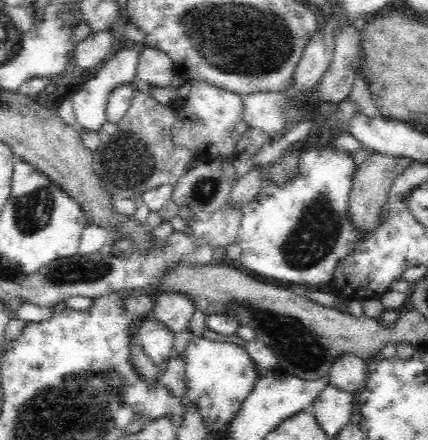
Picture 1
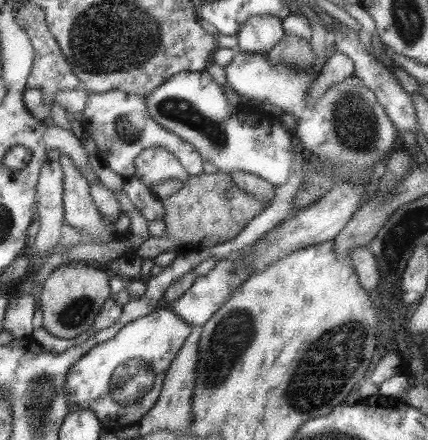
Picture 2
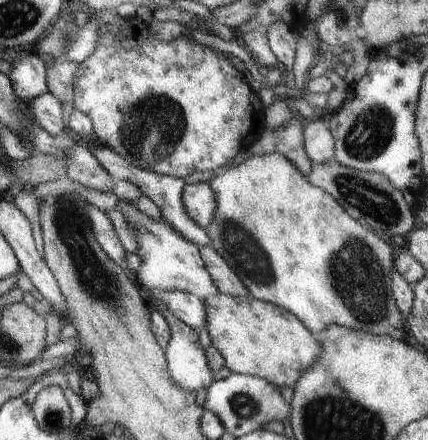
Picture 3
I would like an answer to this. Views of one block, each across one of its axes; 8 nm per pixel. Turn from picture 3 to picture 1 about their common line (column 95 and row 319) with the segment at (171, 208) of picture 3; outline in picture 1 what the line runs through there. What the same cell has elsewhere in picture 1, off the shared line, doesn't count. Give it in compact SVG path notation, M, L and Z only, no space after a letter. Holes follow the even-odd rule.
M154 316L144 318L138 328L140 328L140 340L142 340L140 346L146 352L146 356L158 366L164 364L172 356L176 334L172 334L164 326L164 322Z

